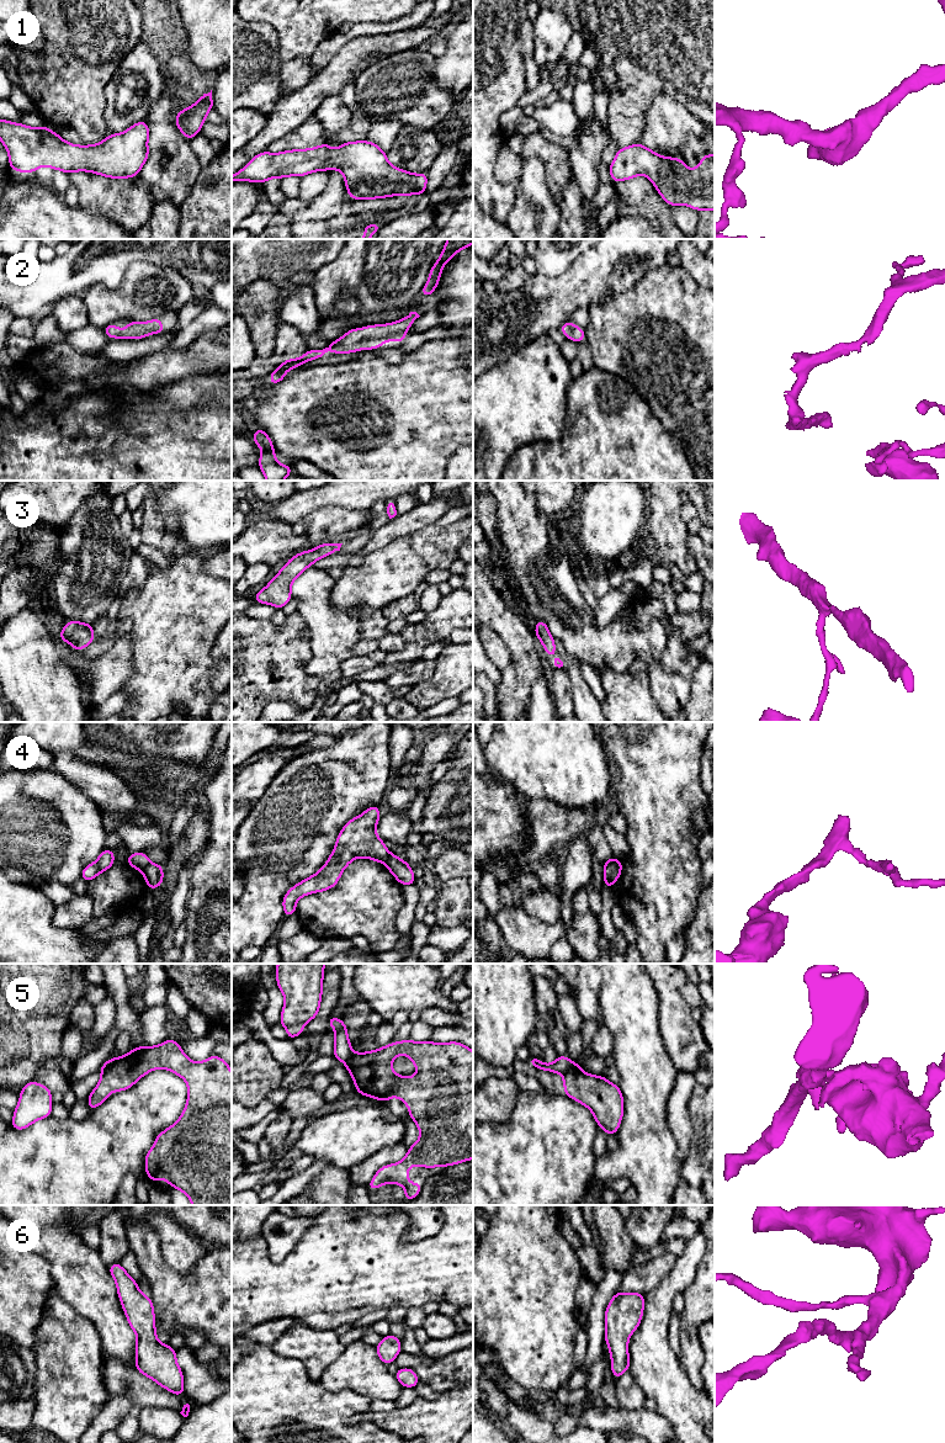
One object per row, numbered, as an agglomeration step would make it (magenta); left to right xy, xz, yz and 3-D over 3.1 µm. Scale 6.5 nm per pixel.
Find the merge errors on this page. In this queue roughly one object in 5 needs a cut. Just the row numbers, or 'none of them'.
4, 5

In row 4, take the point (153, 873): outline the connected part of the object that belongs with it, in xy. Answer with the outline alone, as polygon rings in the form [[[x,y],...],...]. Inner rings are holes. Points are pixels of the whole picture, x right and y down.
[[[149,863],[142,871],[147,887],[154,890],[161,886],[164,879],[163,864]]]

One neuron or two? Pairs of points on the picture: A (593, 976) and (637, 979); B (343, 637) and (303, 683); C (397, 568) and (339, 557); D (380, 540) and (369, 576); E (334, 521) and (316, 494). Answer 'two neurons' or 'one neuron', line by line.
A: two neurons
B: two neurons
C: two neurons
D: two neurons
E: two neurons

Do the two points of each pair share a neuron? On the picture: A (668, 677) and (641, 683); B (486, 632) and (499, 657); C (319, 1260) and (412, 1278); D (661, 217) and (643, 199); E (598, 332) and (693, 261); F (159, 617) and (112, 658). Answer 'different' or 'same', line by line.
A: different
B: same
C: same
D: same
E: different
F: different

